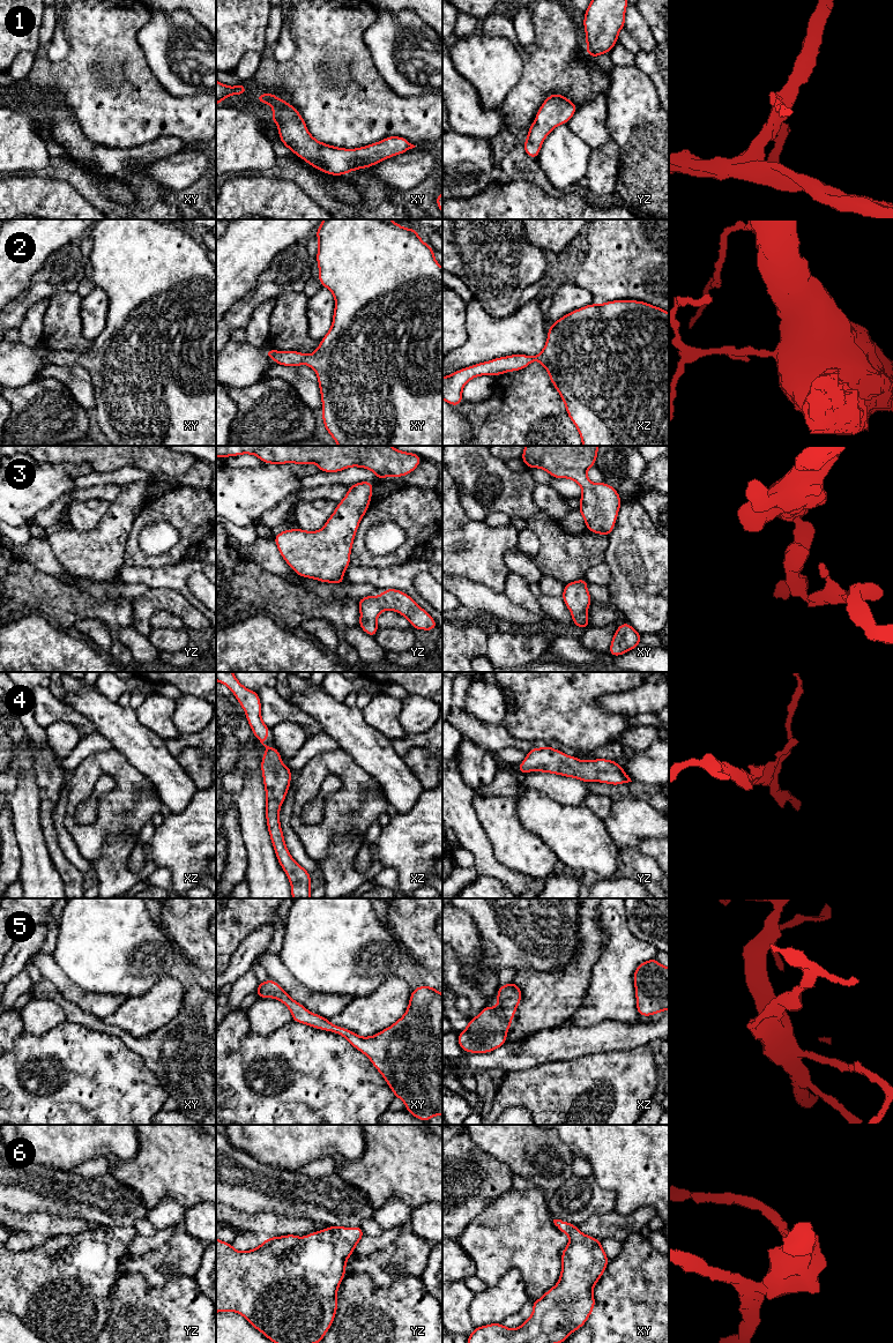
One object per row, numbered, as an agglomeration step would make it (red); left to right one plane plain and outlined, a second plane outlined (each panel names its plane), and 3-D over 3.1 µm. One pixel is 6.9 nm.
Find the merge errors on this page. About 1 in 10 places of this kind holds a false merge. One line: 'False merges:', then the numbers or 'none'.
False merges: none

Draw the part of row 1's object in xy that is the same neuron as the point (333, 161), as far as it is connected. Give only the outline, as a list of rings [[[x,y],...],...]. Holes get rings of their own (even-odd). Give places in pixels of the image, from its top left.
[[[273,92],[255,95],[255,100],[262,105],[270,103],[274,110],[270,119],[278,127],[278,136],[281,142],[289,148],[290,151],[295,152],[299,158],[303,158],[306,163],[321,170],[322,172],[330,176],[343,176],[348,172],[359,170],[362,167],[367,169],[372,165],[380,163],[389,157],[401,155],[416,146],[411,144],[408,140],[401,136],[388,136],[380,142],[360,147],[356,149],[344,149],[329,146],[327,143],[319,142],[308,132],[304,119],[302,118],[298,110],[291,106],[288,102],[277,98]]]

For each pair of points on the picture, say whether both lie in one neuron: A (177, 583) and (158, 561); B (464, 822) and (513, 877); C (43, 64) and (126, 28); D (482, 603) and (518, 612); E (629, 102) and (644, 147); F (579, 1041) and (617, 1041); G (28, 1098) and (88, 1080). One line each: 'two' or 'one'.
A: two
B: one
C: one
D: one
E: one
F: one
G: one

